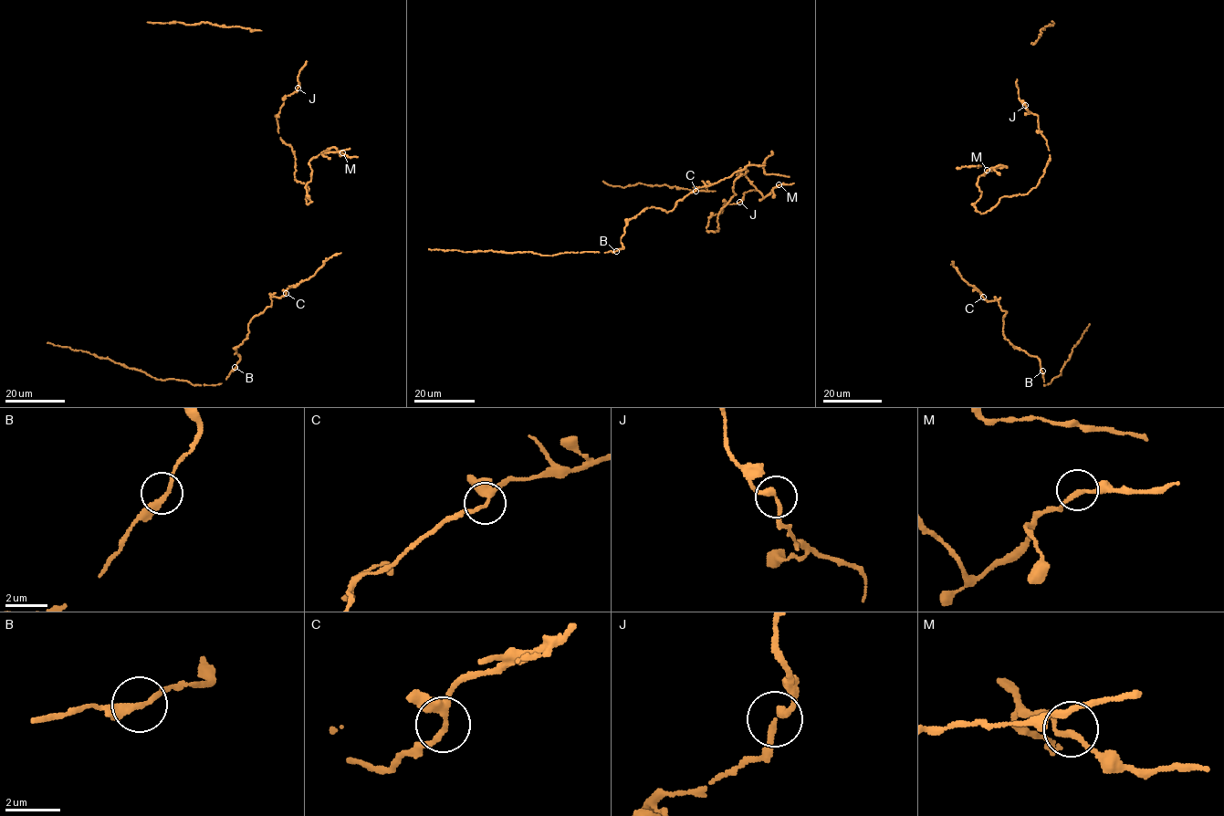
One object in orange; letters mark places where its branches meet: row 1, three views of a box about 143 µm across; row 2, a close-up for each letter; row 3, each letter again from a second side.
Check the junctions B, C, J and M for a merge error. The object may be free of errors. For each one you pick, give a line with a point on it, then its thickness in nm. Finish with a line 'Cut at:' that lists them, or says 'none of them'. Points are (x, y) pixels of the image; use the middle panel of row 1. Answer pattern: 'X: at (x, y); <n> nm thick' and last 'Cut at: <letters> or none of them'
Cut at: none of them

